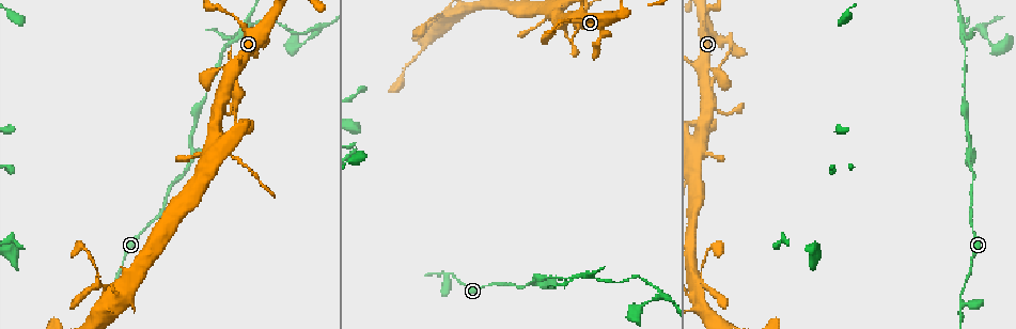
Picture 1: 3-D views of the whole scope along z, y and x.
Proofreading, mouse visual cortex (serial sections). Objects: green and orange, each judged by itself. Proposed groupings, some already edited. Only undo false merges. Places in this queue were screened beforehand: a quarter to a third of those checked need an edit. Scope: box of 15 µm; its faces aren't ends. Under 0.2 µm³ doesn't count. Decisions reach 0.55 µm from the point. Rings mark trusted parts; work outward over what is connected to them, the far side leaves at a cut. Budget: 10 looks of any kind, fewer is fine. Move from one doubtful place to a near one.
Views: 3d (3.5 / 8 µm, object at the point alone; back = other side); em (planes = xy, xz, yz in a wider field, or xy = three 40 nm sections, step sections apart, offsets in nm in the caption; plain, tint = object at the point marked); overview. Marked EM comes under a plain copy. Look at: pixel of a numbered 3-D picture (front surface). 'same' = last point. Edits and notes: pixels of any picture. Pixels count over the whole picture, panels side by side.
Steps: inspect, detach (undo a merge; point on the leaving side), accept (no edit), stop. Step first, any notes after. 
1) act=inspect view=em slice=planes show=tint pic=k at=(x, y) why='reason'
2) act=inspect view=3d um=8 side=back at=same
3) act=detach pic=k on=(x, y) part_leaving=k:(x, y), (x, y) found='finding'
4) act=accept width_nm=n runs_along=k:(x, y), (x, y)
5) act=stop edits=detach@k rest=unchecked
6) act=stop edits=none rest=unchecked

act=inspect view=3d um=3.5 side=back pic=1 at=(705, 71) why='calibre changes'

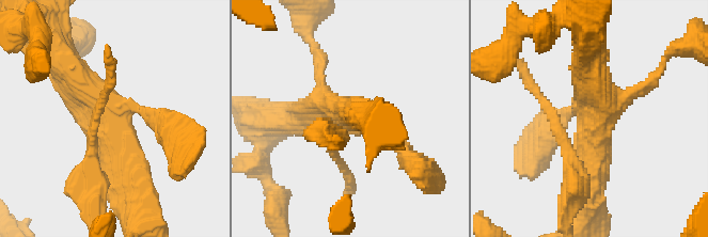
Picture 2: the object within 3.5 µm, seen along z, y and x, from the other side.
act=inspect view=em slice=planes show=tint pic=2 at=(596, 115) why='shape alone is not enough'

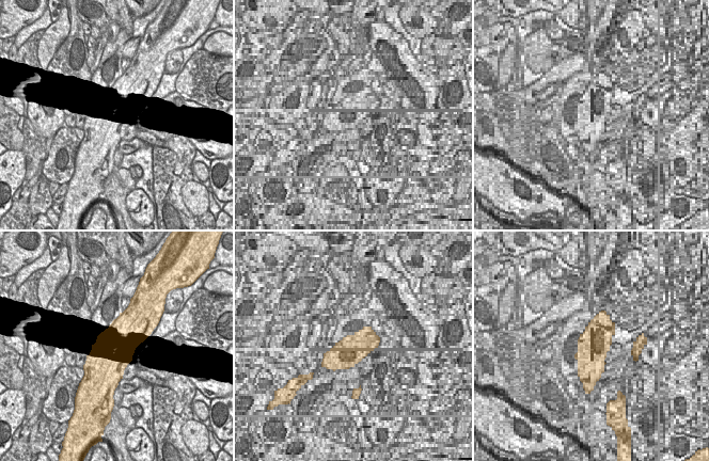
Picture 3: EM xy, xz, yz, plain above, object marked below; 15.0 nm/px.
act=accept runs_along=2:(59, 54), (105, 113), (127, 179) found='one cell here'

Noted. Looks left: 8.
act=inspect view=3d um=8 side=back pic=1 at=(219, 137) why='side arm on a straight run'

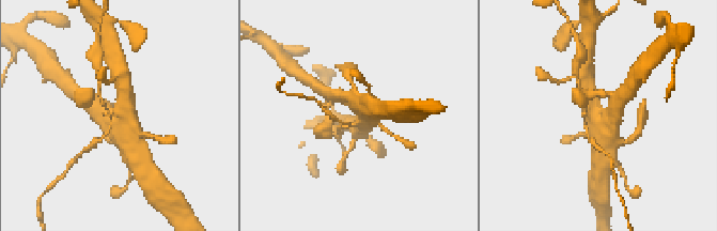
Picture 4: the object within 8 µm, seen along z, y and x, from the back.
act=inspect view=em slice=xy step=3 show=tint pic=4 at=(359, 120)

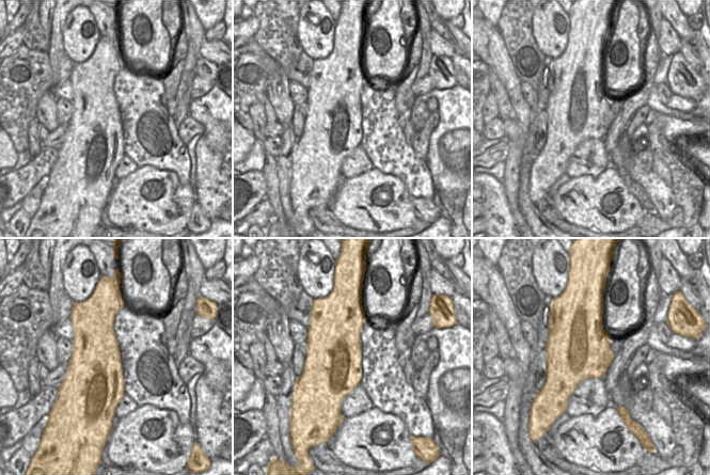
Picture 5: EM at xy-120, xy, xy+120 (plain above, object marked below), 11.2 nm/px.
act=detach pic=4 on=(95, 140) part_leaving=4:(111, 121), (108, 132), (83, 150) found='two cells meet here'

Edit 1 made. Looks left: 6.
act=inspect view=overview

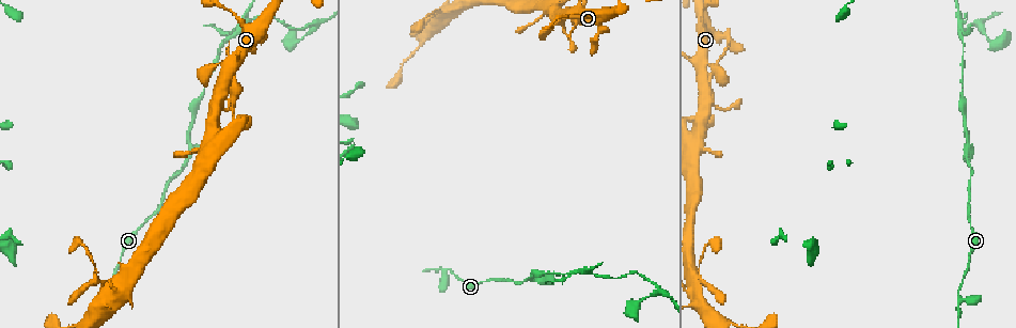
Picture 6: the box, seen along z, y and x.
act=inspect view=3d um=3.5 pic=6 at=(95, 281)

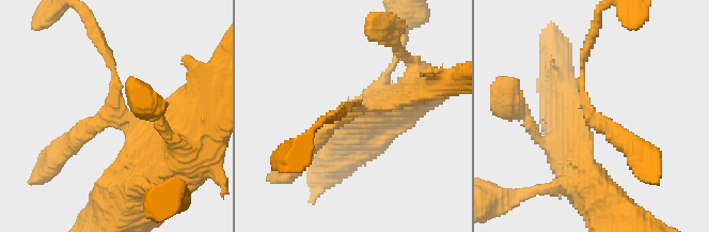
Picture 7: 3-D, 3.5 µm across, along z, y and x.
act=inspect view=em slice=planes show=tint pic=7 at=(115, 114)

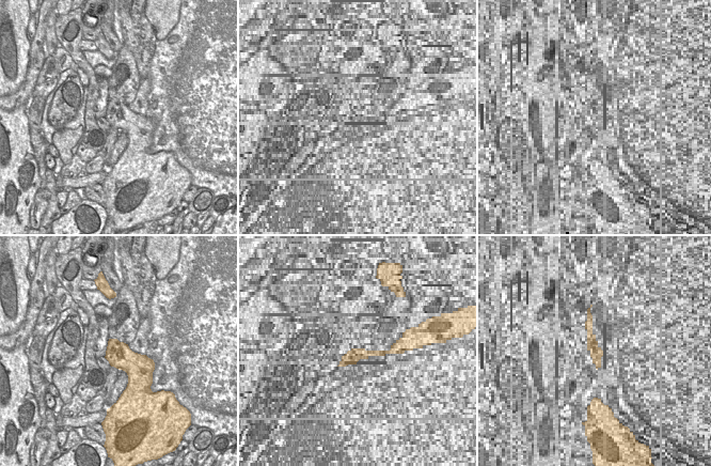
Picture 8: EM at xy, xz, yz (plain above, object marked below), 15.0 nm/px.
act=accept runs_along=7:(568, 154), (589, 132), (581, 89), (589, 46) found='continuous, no second cell'

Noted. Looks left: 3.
act=inspect view=3d um=3.5 side=back pic=6 at=(960, 295) why='abrupt turn'

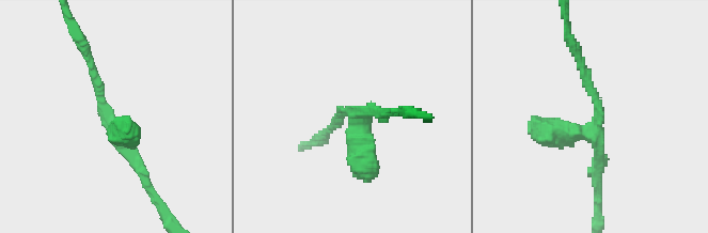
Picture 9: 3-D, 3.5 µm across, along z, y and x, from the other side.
act=inspect view=em slice=xy step=3 show=tint pic=9 at=(346, 112)

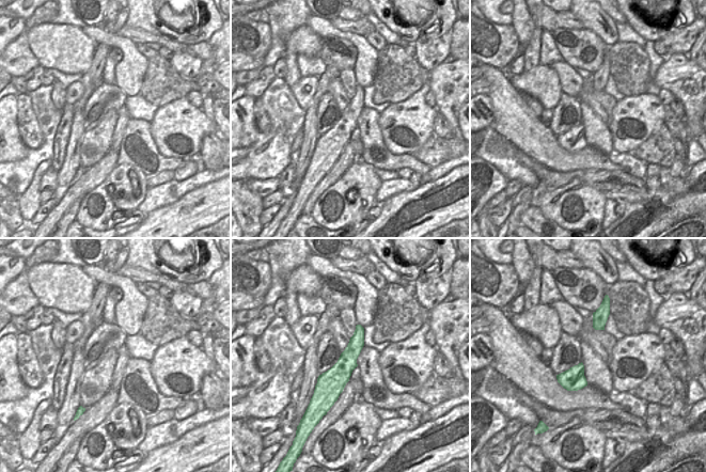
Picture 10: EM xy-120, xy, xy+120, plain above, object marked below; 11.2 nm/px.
act=accept runs_along=9:(87, 55), (103, 110), (115, 134), (126, 134) found='continuous, no second cell'

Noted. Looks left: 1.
act=stop edits=detach@4 rest=unchecked

